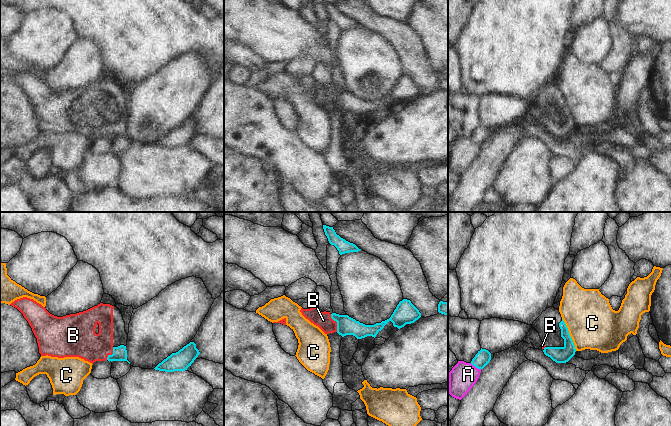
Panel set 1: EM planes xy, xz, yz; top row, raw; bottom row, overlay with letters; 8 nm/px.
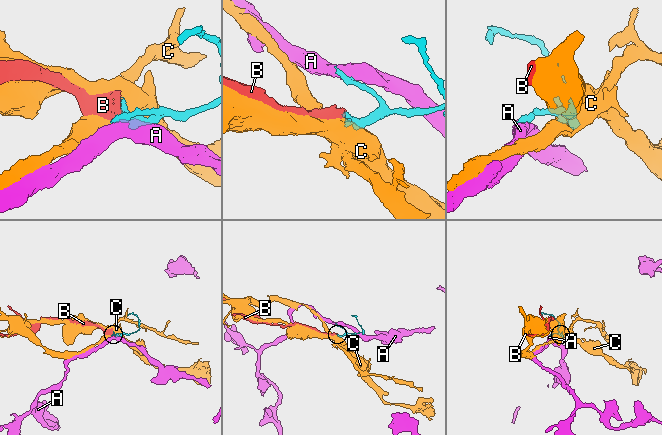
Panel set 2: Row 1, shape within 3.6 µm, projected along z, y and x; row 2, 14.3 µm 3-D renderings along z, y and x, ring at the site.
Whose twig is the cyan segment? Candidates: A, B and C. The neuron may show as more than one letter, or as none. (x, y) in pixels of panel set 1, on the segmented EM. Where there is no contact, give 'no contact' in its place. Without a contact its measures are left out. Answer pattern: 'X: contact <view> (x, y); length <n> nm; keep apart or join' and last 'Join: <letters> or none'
A: contact yz (475, 366); length 100 nm; keep apart
B: contact xz (337, 323); length 160 nm; join
C: contact yz (569, 334); length 280 nm; keep apart
Join: B

